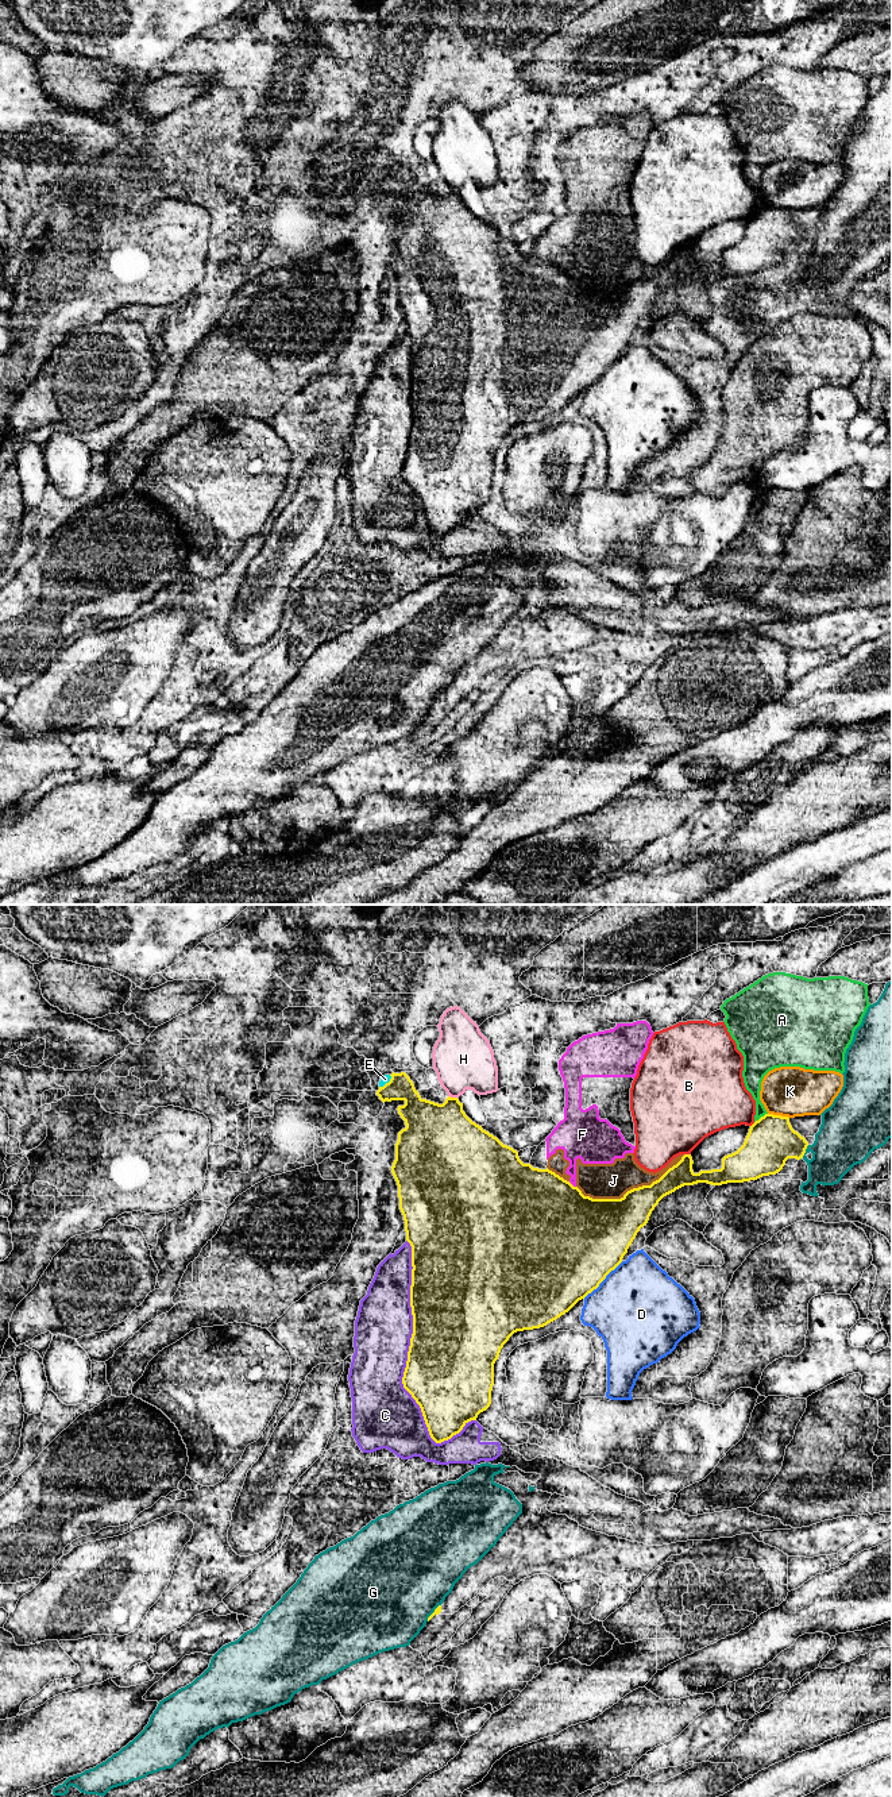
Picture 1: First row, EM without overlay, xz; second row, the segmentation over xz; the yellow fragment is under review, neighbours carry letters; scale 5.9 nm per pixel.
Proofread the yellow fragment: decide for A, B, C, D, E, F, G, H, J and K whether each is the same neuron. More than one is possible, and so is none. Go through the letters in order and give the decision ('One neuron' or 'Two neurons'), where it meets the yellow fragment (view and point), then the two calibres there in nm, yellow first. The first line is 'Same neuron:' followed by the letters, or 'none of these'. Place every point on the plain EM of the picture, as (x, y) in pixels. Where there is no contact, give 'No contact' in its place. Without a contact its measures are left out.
Same neuron: none of these
A: Two neurons. Touches yellow at xz (761, 209). Thickness 300 nm (yellow) against 120 nm
B: Two neurons. Touches yellow at xz (687, 247). Thickness 140 nm (yellow) against 460 nm
C: Two neurons. Touches yellow at xz (410, 436). Thickness 500 nm (yellow) against 340 nm
D: Two neurons. Touches yellow at xz (603, 371). Thickness 500 nm (yellow) against 500 nm
E: Two neurons. Touches yellow at xz (386, 176). Thickness 170 nm (yellow) against 50 nm
F: Two neurons. Touches yellow at xz (571, 277). Thickness 500 nm (yellow) against 190 nm
G: Two neurons. Touches yellow at xz (804, 245). Thickness 300 nm (yellow) against 320 nm
H: Two neurons. Touches yellow at xz (452, 191). Thickness 400 nm (yellow) against 360 nm
J: Two neurons. Touches yellow at xz (630, 282). Thickness 320 nm (yellow) against 200 nm
K: Two neurons. Touches yellow at xz (779, 208). Thickness 300 nm (yellow) against 300 nm

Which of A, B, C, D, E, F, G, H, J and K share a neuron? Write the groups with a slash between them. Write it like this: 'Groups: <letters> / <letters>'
Groups: A / B / C / D / E / F J / G / H / K

